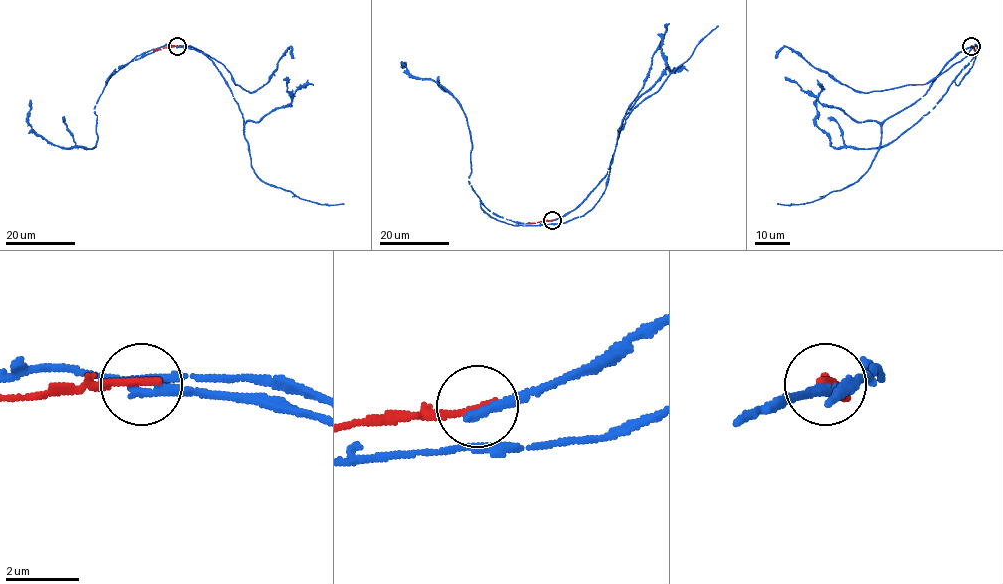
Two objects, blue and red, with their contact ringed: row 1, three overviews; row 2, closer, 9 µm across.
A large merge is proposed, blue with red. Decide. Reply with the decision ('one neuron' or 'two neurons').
two neurons

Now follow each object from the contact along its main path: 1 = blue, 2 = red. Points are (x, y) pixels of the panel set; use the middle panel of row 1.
1: (552, 220), (513, 225), (482, 208), (469, 181), (470, 133), (461, 105), (442, 86), (413, 77), (404, 64)
2: (552, 220), (528, 222)

